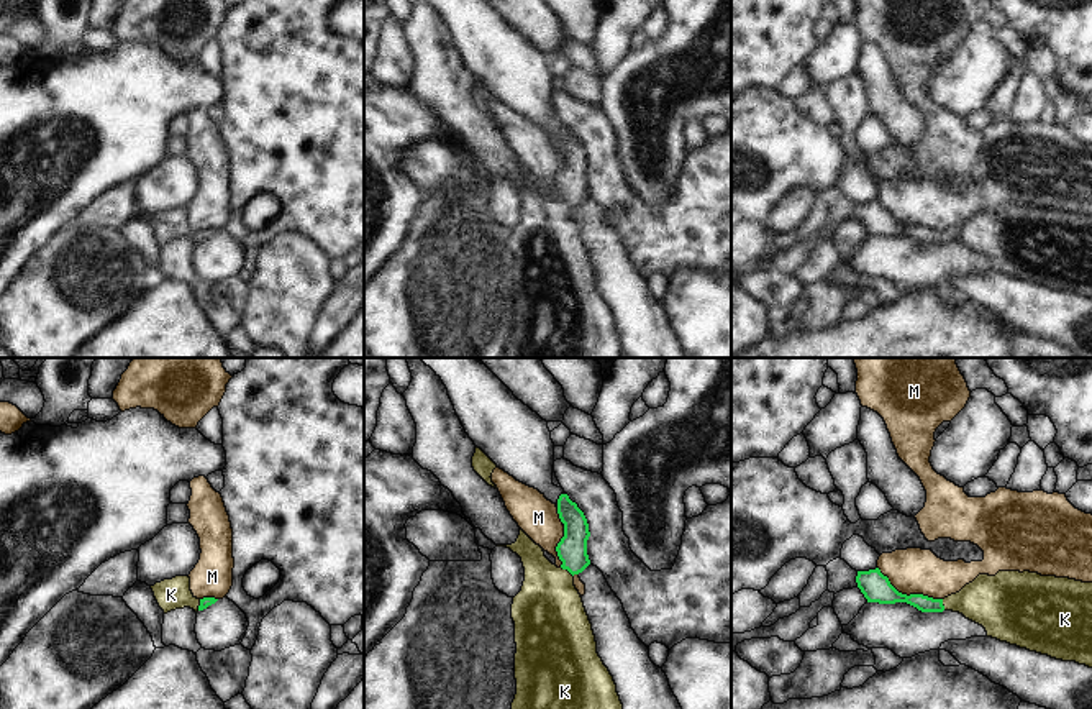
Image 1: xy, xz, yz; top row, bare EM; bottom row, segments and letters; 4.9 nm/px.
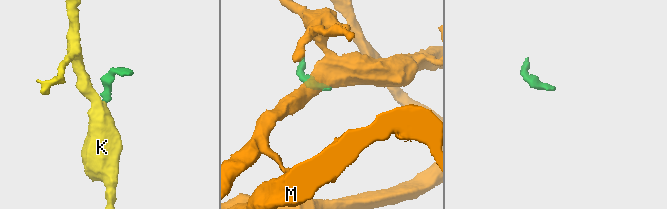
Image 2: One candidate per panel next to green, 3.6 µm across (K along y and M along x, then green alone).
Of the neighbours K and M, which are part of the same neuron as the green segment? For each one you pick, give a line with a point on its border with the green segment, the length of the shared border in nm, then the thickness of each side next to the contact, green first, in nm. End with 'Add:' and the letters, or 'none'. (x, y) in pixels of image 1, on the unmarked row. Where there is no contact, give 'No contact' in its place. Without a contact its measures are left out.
K: Touches green at xz (568, 202). Shared border 80 nm. Thickness 140 nm (green) against 360 nm
Add: K

